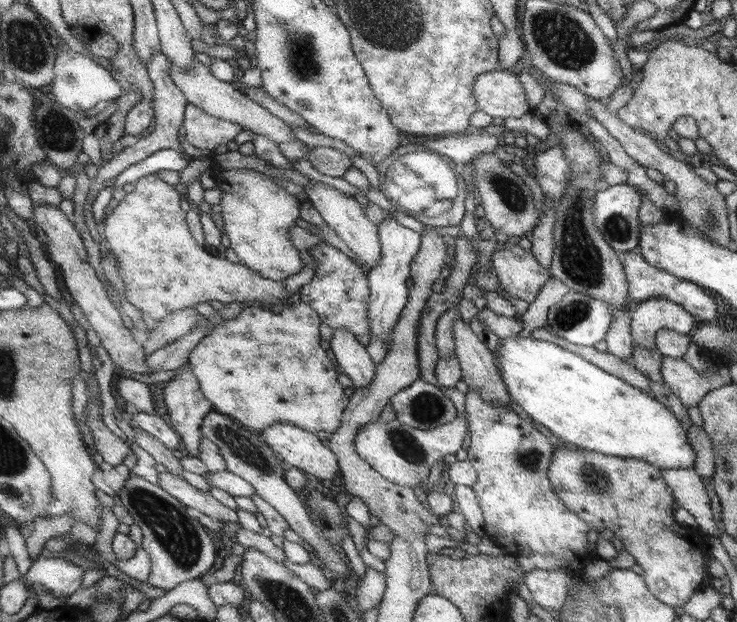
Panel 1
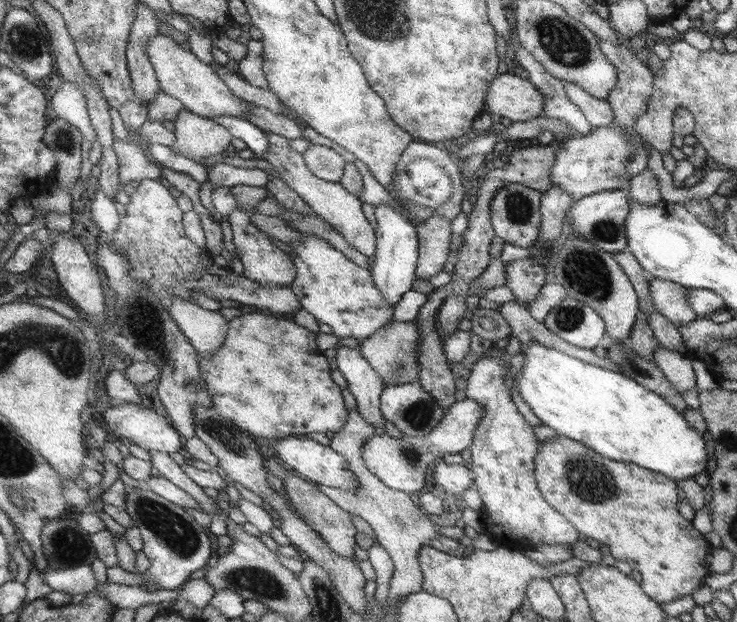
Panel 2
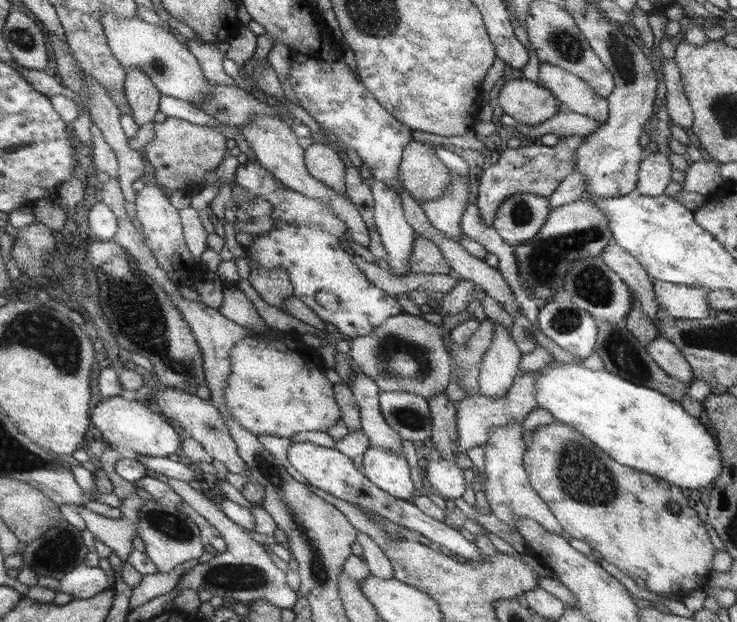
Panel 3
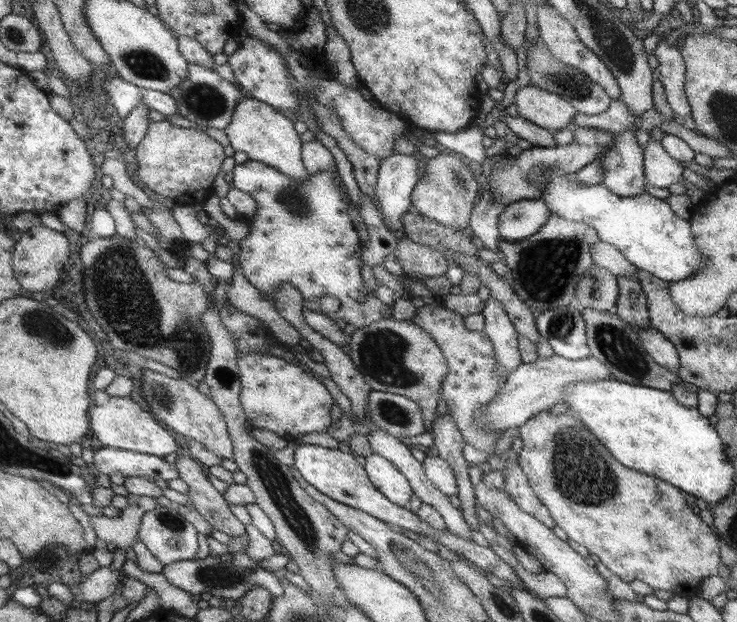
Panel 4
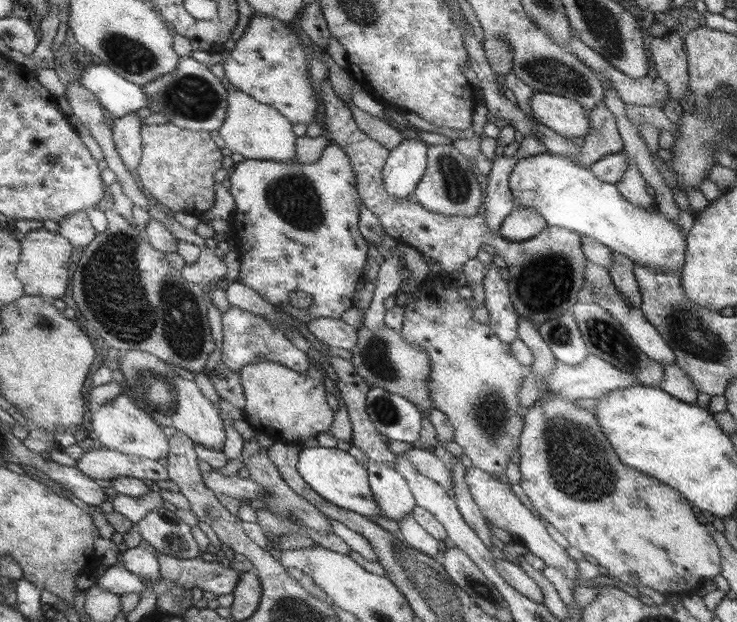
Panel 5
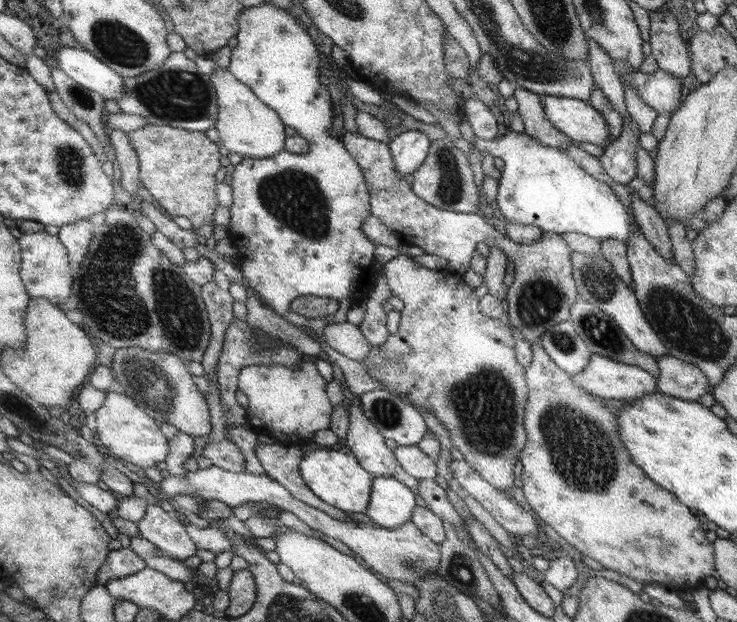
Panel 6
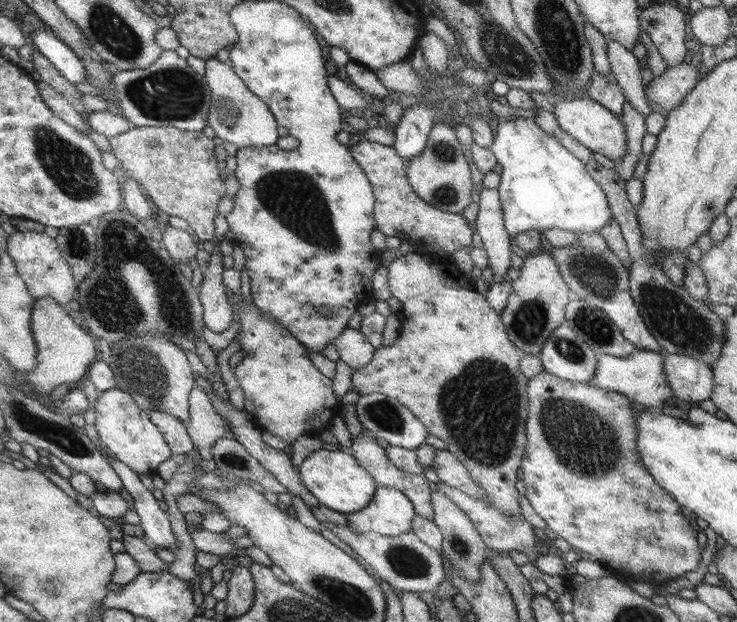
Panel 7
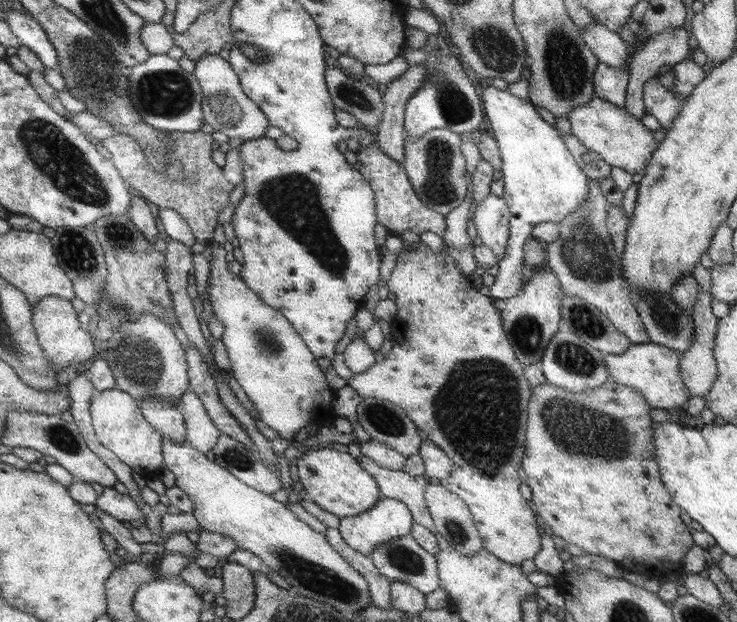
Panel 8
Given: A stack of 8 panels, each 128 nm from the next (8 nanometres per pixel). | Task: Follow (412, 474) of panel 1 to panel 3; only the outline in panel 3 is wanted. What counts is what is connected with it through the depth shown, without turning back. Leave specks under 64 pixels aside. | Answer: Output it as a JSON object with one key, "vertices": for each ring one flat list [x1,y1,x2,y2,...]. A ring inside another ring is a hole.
{"vertices":[[537,371,522,373,517,375,512,382,507,394,503,398,489,398,481,395,471,395,465,397,455,405,456,408,456,427,458,434,458,452,465,452,467,448,482,446,488,440,488,430,494,426,503,426,510,422,521,424,525,417,537,409,535,402,534,376],[368,447,361,468,369,477,369,482,395,498,409,500,413,492,413,484,409,478,407,461,403,456,396,456,394,452,387,452,380,448]]}

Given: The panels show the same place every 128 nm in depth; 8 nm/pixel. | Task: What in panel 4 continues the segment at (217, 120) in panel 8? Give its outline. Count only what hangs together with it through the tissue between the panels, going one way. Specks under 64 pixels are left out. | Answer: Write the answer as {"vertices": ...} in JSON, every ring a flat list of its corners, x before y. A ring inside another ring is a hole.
{"vertices":[[243,96,234,104,231,120,224,126,224,132,229,140,228,148,232,152,243,152,249,160,265,163,277,169,288,178,297,182,305,180,308,175,303,159,300,157,299,135,293,129,294,119,281,115,274,108,257,99]]}

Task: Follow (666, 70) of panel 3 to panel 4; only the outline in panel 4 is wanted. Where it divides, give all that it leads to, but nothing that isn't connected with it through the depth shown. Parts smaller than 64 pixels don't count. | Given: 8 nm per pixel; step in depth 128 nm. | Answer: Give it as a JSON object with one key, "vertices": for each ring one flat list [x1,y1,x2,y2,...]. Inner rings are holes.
{"vertices":[[661,34,652,53,659,65,655,72,664,88,669,108,681,119,689,116,690,106,684,91,684,64,680,50,675,45,668,44,665,34]]}

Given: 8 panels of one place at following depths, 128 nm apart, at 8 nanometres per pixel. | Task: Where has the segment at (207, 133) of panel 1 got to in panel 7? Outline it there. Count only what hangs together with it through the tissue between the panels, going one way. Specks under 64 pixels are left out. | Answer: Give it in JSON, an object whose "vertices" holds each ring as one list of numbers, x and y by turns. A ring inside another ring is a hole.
{"vertices":[[131,126,129,130,108,137,118,169,130,176,149,196,164,217,179,217,187,221,192,235,201,243,212,240,213,217,217,202,225,195,225,184,219,178,213,142,201,131,177,130,172,126]]}

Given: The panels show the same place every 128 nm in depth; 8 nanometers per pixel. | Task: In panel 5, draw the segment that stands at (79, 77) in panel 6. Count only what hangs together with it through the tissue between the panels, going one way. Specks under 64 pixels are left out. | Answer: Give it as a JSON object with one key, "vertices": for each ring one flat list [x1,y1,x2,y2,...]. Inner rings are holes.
{"vertices":[[101,63,83,66,79,82,116,118,148,106,147,97,139,85,128,83]]}

